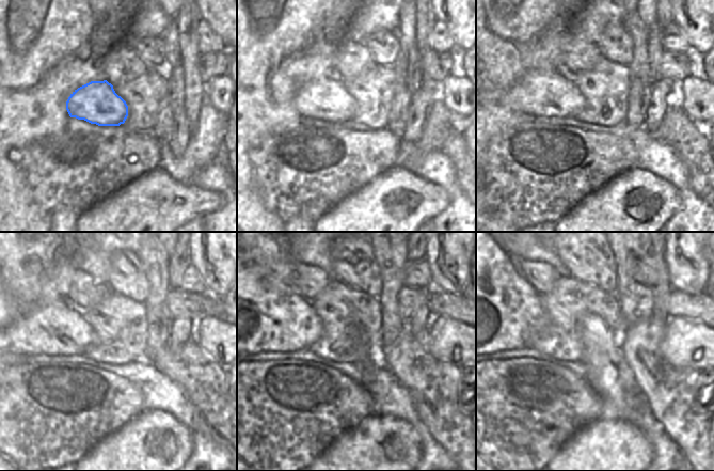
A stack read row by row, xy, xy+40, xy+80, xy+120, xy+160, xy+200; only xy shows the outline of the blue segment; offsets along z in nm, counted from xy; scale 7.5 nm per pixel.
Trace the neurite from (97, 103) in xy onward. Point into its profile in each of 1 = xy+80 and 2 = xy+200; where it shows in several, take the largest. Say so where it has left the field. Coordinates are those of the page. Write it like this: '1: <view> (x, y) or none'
1: xy+80 (540, 93)
2: xy+200 (497, 294)

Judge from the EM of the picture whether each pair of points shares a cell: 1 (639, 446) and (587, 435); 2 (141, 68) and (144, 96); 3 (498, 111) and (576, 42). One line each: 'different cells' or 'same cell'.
1: same cell
2: different cells
3: different cells

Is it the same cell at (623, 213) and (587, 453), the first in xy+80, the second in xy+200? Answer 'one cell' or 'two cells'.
one cell

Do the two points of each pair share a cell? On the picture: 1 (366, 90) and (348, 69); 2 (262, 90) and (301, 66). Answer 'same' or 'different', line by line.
1: different
2: same

